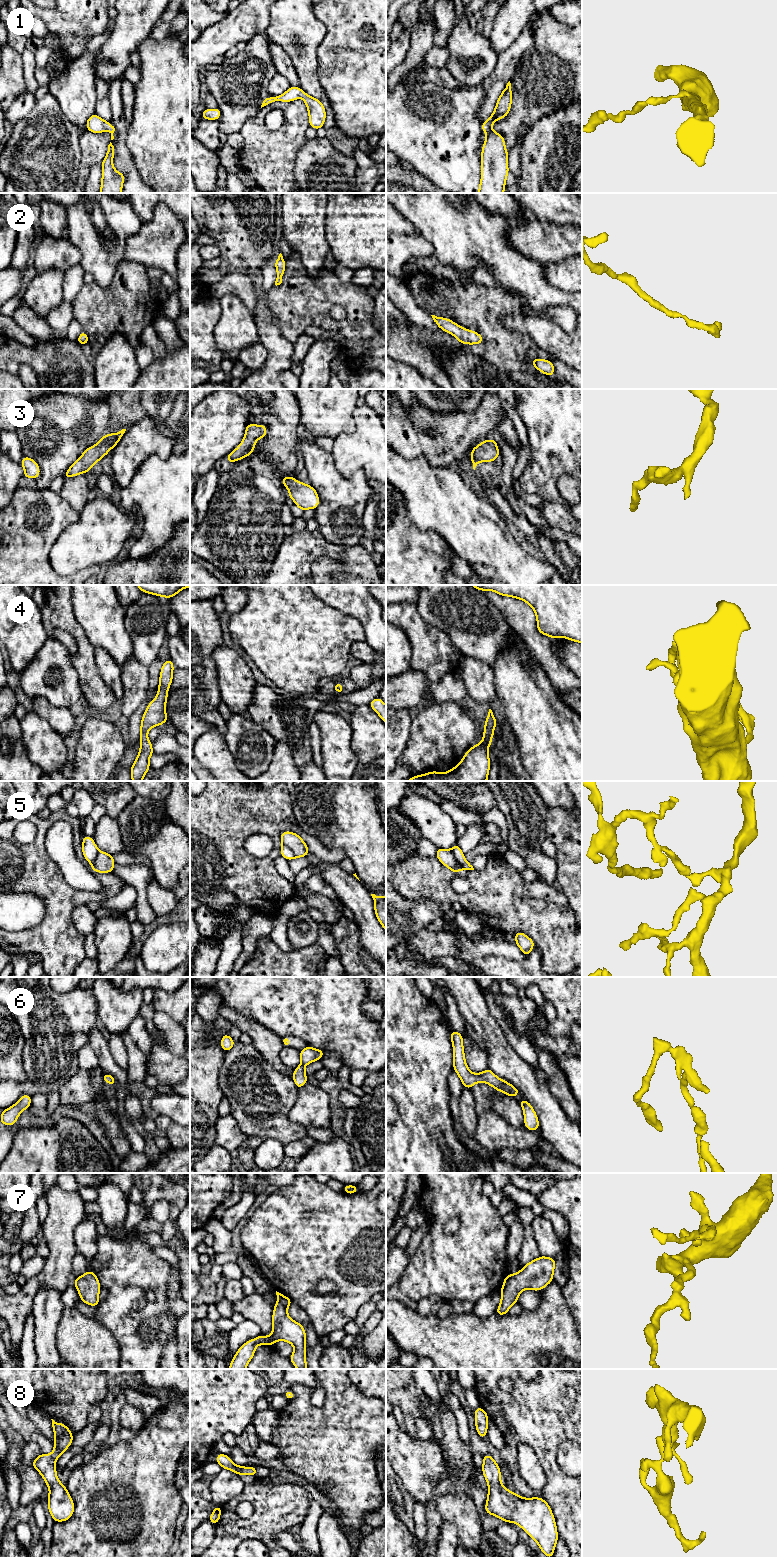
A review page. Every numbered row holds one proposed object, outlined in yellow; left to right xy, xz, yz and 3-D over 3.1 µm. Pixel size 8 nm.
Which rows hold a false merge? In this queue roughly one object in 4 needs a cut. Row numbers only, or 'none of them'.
5

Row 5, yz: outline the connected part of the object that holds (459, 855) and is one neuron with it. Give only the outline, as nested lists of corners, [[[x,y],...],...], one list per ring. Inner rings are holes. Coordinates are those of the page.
[[[456,843],[452,848],[451,852],[454,854],[456,860],[459,862],[461,870],[474,870],[470,862],[467,862],[464,857],[464,853],[460,849],[458,843]]]

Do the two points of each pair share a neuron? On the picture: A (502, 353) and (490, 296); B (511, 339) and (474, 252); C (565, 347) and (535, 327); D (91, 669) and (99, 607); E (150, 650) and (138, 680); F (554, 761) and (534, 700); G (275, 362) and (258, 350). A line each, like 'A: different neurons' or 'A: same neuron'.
A: same neuron
B: different neurons
C: same neuron
D: different neurons
E: different neurons
F: same neuron
G: different neurons

